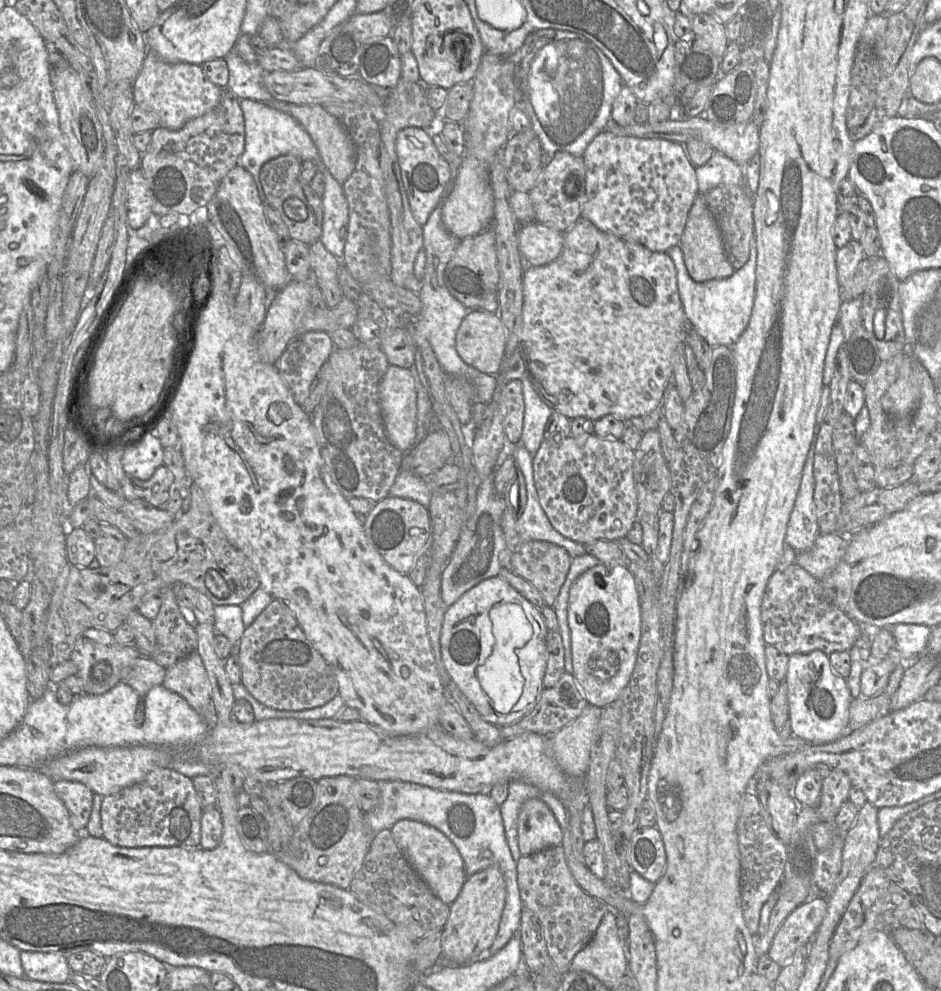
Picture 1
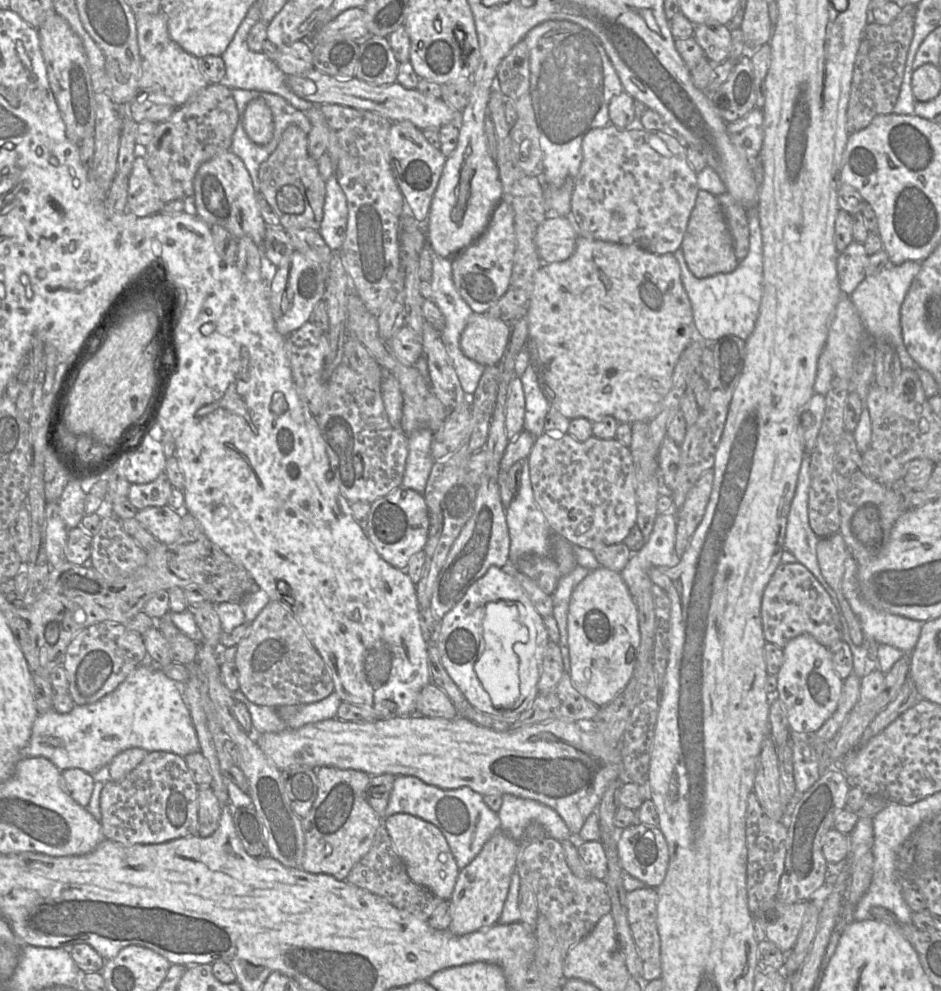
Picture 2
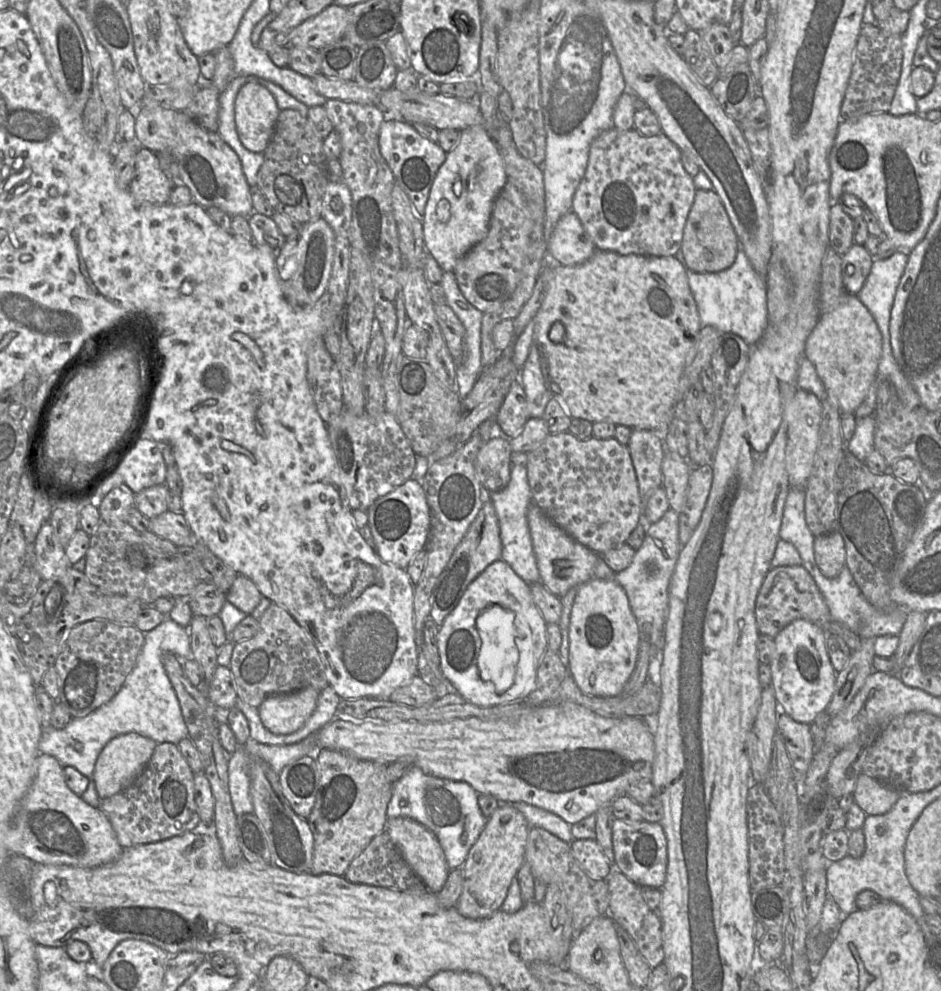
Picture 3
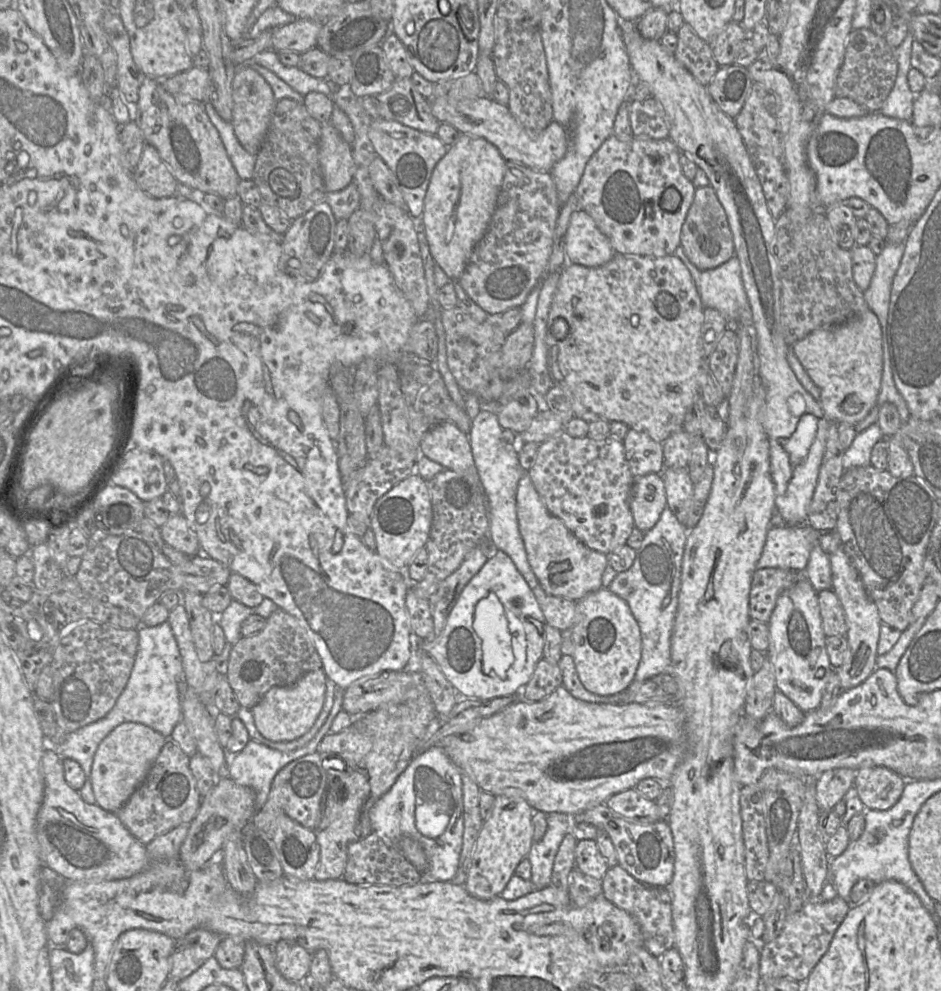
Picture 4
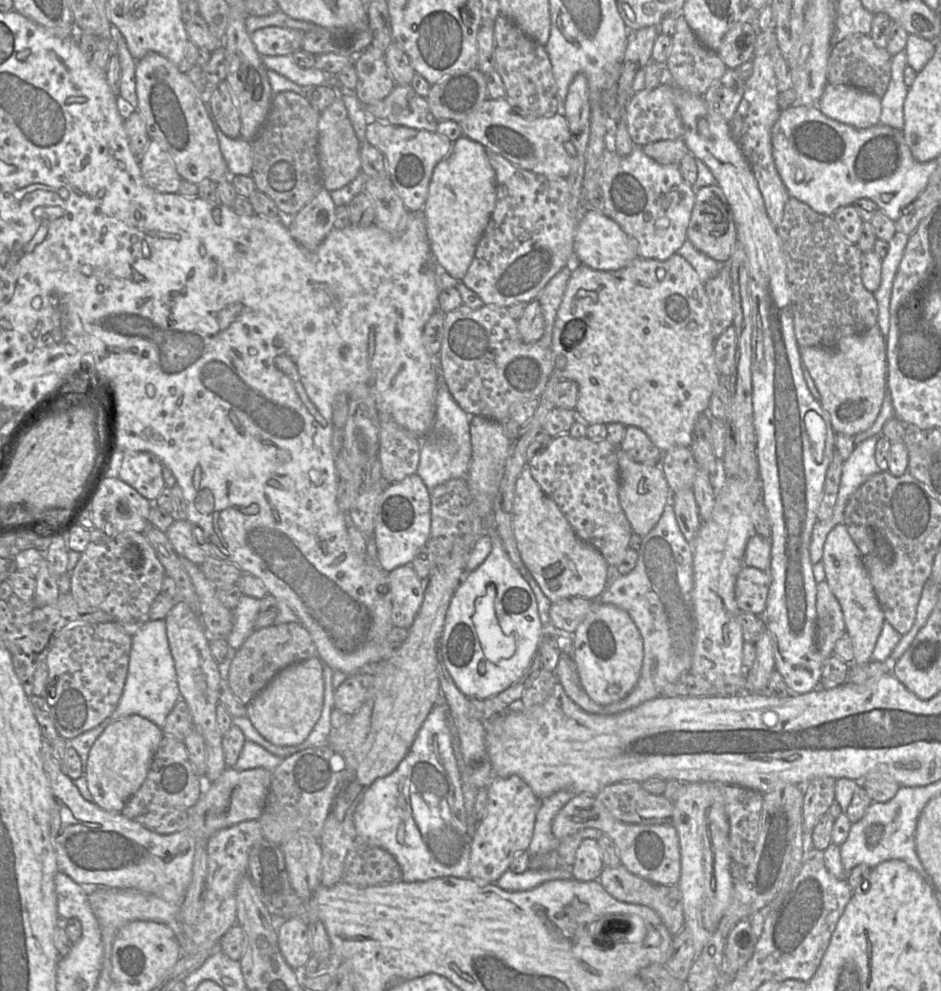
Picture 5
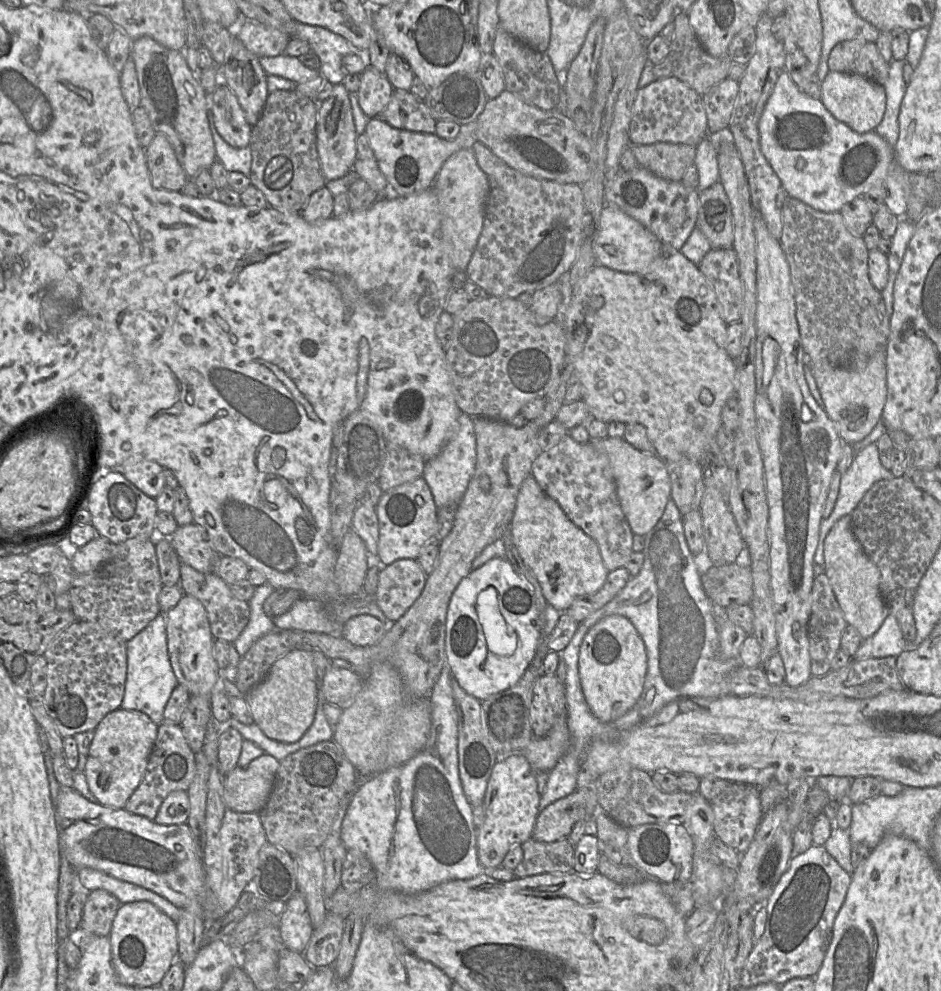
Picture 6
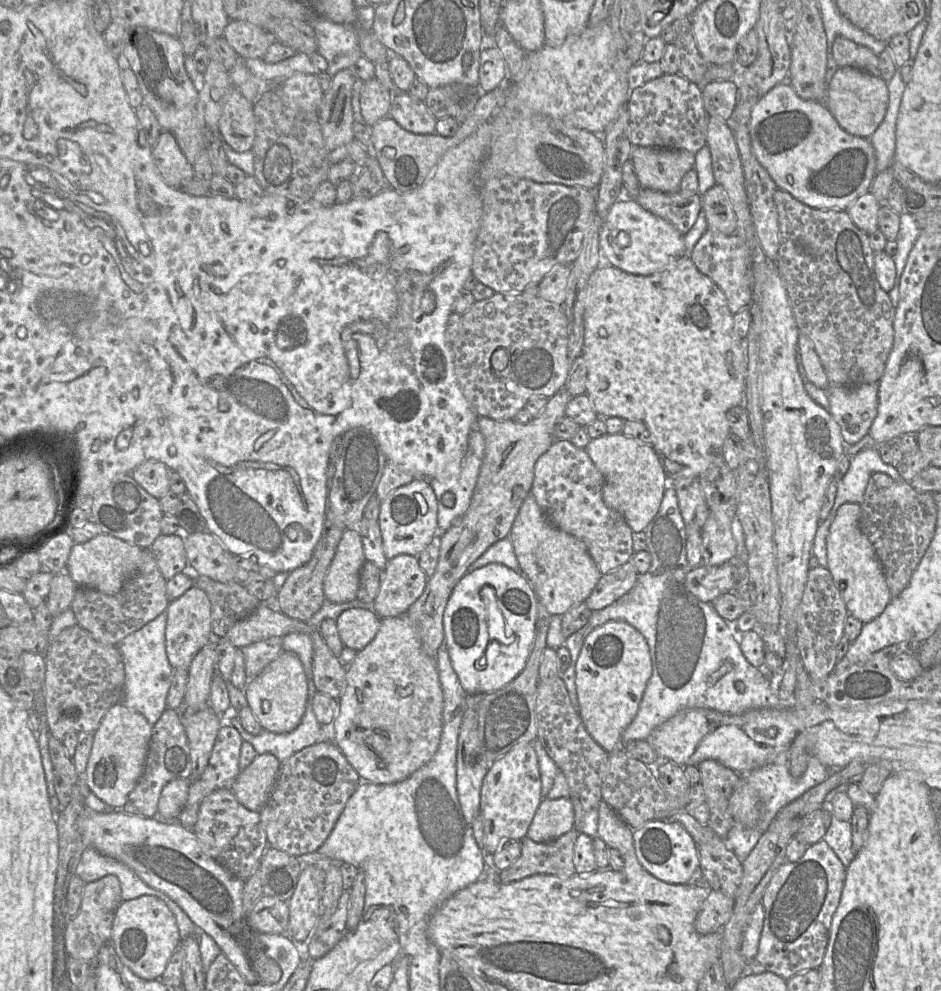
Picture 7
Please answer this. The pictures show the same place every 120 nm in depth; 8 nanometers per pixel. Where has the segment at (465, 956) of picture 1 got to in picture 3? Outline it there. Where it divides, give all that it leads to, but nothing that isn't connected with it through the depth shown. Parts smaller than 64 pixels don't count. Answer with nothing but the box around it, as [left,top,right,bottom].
[456,803,529,919]

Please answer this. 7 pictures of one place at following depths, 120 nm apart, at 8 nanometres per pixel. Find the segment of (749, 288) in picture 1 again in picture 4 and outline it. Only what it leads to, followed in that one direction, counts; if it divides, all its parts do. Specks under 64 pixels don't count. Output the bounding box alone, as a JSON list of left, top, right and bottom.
[673,245,752,326]

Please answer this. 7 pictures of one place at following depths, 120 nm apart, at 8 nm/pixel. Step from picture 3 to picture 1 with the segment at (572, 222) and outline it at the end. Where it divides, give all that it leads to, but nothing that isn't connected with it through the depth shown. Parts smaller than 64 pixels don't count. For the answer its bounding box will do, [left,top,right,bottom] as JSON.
[518,222,564,266]

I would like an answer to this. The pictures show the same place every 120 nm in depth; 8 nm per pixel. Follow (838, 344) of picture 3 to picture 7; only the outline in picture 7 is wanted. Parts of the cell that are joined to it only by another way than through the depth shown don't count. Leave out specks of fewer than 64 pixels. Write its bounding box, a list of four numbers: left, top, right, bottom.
[826,384,878,444]

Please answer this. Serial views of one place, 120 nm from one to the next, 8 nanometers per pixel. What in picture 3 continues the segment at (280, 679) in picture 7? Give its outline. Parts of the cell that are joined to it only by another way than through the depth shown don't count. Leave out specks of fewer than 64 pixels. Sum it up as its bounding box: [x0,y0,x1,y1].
[258,687,320,735]

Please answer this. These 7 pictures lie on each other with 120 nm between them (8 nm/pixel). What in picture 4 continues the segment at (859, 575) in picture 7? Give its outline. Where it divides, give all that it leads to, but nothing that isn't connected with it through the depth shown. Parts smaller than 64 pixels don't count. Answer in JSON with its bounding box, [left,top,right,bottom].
[829,547,882,691]

